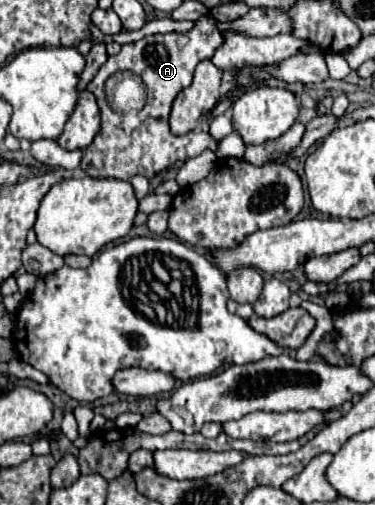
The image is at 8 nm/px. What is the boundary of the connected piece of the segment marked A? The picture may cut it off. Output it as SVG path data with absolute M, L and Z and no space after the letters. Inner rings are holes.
M201 16L195 28L185 34L145 36L139 42L121 46L121 52L117 56L109 56L109 60L99 68L95 78L87 84L87 90L95 94L97 106L101 110L101 132L95 136L91 146L83 150L81 170L91 178L129 180L137 174L153 178L155 174L171 168L175 162L185 162L187 158L201 154L205 148L217 150L217 140L213 140L213 136L205 132L189 132L183 136L171 134L169 112L177 92L191 84L195 66L205 58L213 58L223 40L225 38L217 30L213 20L205 20L205 16ZM117 70L131 70L139 74L147 86L147 104L137 114L117 114L105 102L103 84Z

